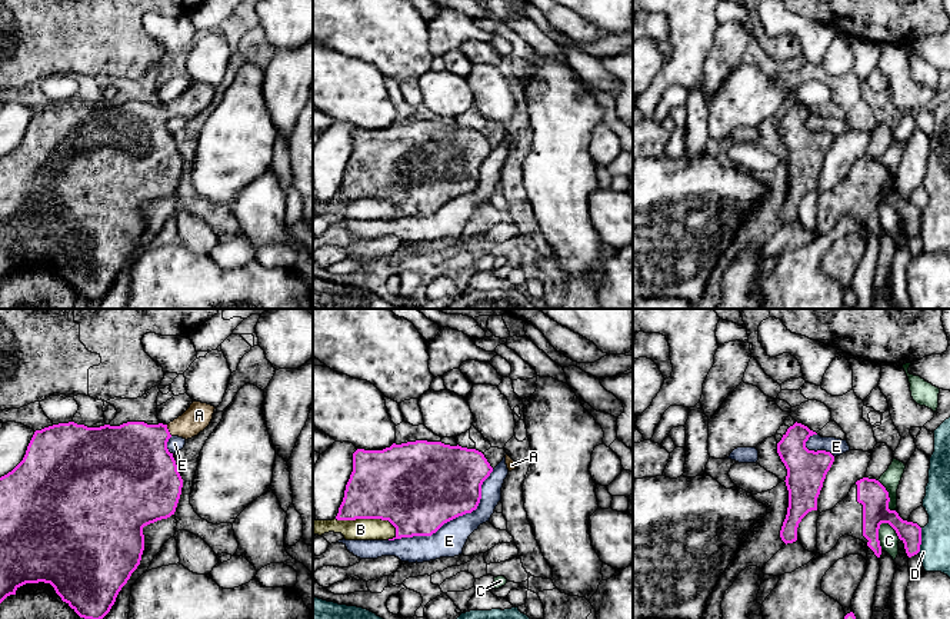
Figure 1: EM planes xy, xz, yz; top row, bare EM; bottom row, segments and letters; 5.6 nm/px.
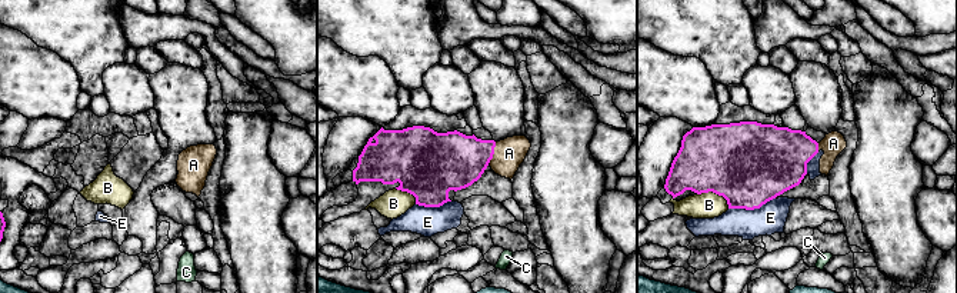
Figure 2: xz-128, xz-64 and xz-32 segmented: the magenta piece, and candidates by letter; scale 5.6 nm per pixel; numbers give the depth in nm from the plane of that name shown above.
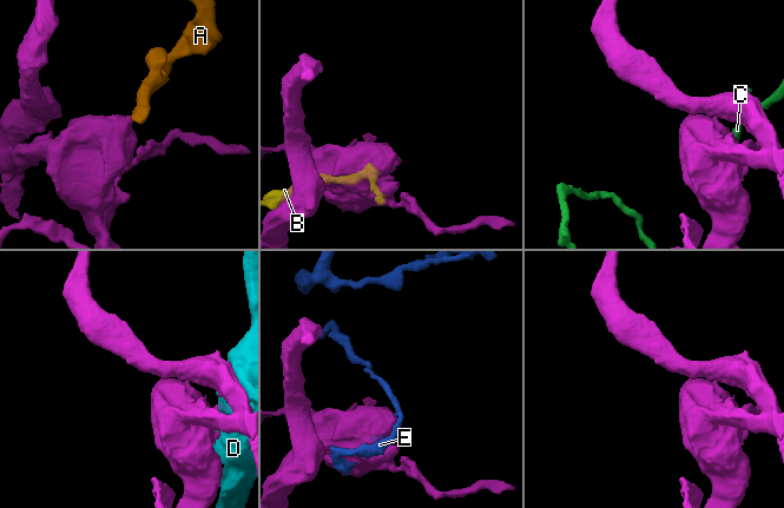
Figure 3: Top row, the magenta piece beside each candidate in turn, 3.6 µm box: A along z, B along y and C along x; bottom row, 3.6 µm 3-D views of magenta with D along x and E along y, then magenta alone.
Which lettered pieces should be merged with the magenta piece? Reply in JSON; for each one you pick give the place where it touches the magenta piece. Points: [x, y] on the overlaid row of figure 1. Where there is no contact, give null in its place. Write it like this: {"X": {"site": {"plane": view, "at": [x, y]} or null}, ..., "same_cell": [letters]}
{"A": {"site": {"plane": "xy", "at": [167, 431]}}, "same_cell": ["A"]}

